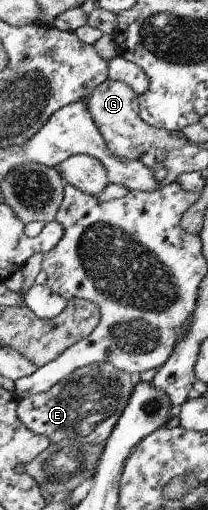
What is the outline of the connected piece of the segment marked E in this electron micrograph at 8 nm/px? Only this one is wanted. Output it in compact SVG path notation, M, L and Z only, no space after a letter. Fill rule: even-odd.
M99 362L77 368L71 372L67 378L57 381L53 388L39 394L22 398L18 401L16 413L19 420L33 434L45 436L50 443L81 443L84 447L104 445L109 438L113 428L117 424L119 417L123 414L133 389L136 379L128 372L119 370L111 362Z

